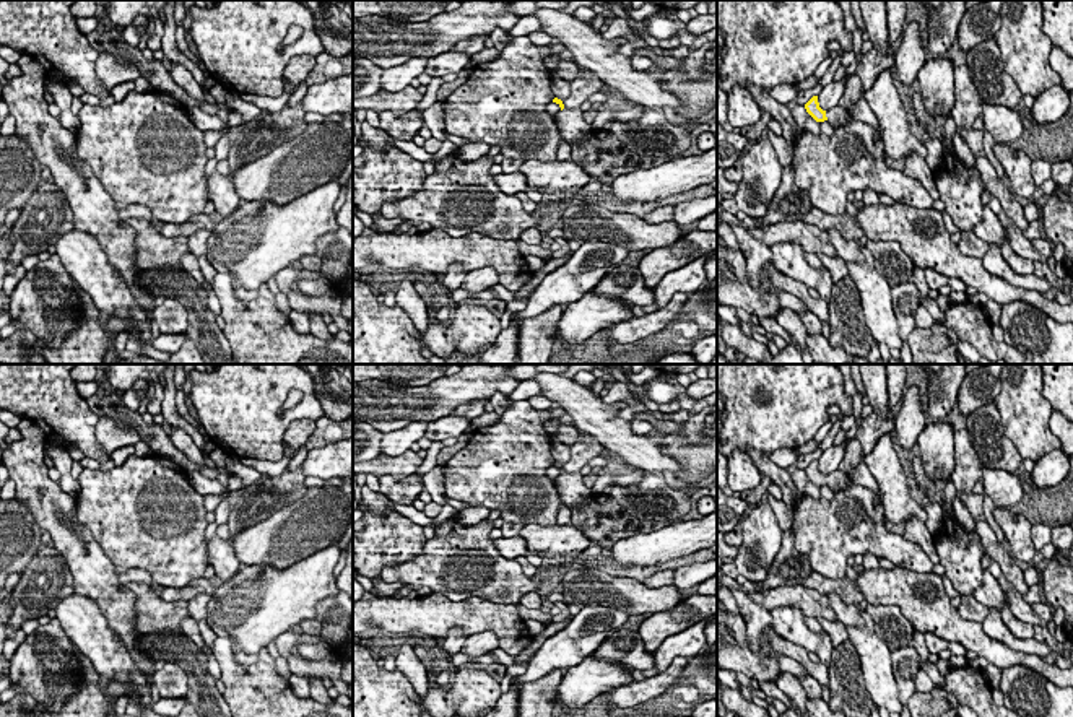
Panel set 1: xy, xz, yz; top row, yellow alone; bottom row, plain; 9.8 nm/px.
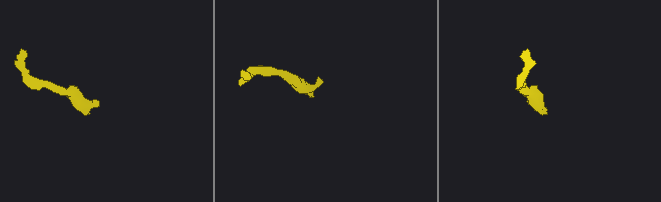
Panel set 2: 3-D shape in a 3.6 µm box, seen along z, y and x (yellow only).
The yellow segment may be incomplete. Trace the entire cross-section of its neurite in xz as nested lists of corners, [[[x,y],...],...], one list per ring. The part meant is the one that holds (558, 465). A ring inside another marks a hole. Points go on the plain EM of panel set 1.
[[[554,462],[561,475],[554,480],[554,488],[559,493],[563,504],[569,509],[587,504],[587,498],[592,494],[592,488],[587,488],[580,473],[567,473],[561,463]]]

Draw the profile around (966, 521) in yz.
[[[961,498],[953,499],[953,511],[959,520],[959,524],[971,533],[977,533],[975,522],[971,517],[967,507],[962,504]]]

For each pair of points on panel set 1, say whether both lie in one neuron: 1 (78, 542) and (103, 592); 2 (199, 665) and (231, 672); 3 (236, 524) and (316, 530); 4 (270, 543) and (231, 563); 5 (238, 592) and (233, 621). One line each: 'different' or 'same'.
1: same
2: different
3: different
4: different
5: same

